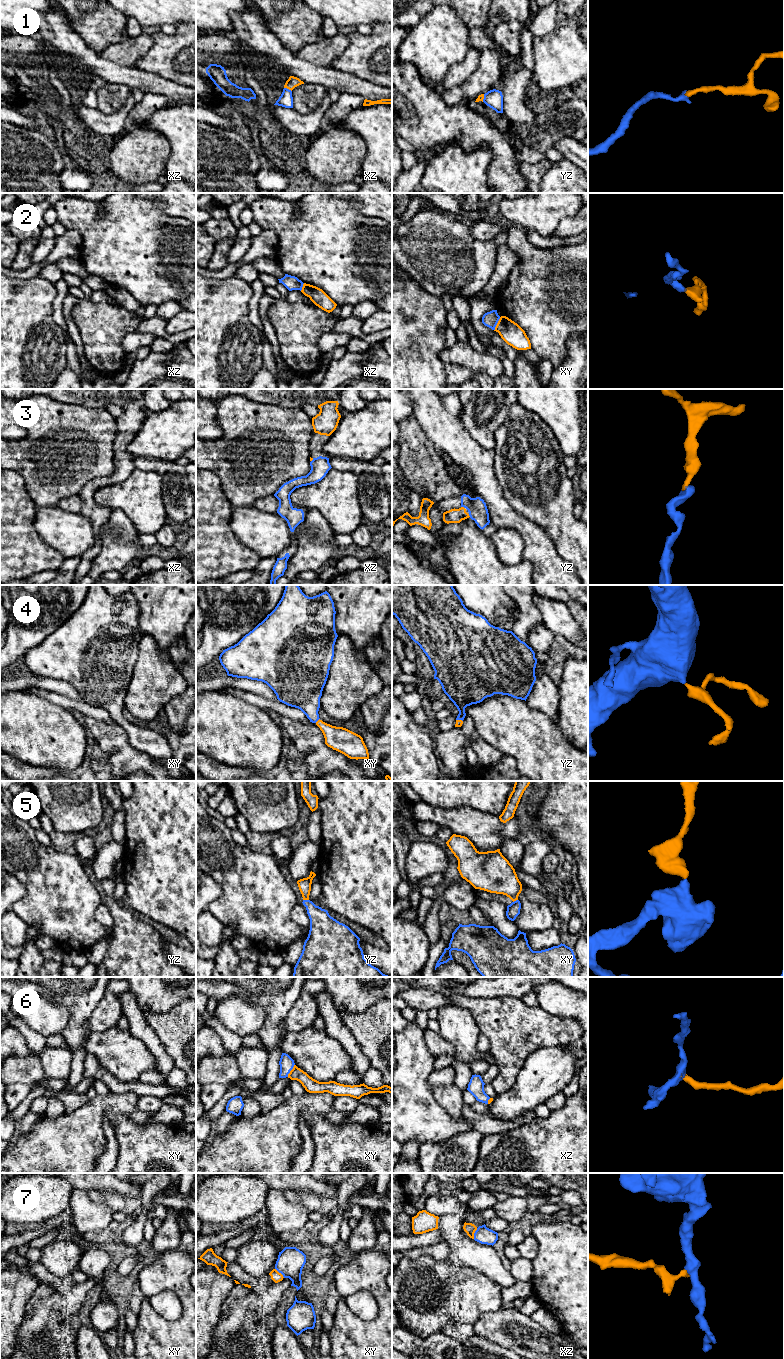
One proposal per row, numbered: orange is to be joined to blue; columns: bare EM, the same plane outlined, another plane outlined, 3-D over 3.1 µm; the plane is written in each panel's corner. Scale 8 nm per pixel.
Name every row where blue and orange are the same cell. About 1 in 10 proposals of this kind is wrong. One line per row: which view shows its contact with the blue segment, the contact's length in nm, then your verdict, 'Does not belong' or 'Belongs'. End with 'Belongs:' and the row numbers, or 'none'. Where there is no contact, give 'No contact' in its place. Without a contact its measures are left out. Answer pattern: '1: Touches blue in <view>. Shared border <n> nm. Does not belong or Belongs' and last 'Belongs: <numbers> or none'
1: Touches blue in xz. Shared border 70 nm. Belongs
2: Touches blue in xy. Shared border 120 nm. Does not belong
3: Touches blue in yz. Shared border 40 nm. Belongs
4: Touches blue in xy. Shared border 50 nm. Belongs
5: Touches blue in yz. Shared border 50 nm. Belongs
6: Touches blue in xy. Shared border 120 nm. Belongs
7: Touches blue in xz. Shared border 90 nm. Does not belong
Belongs: 1, 3, 4, 5, 6

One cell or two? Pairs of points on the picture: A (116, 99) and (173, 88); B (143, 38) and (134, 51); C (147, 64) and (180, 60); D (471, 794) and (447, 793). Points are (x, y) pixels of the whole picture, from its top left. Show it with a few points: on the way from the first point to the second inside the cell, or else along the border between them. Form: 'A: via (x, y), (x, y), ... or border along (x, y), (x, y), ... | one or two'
A: border along (108, 82), (128, 85), (131, 88) | two
B: via (143, 41), (137, 48) | one
C: via (155, 61), (172, 60) | one
D: via (465, 793), (453, 793) | one

